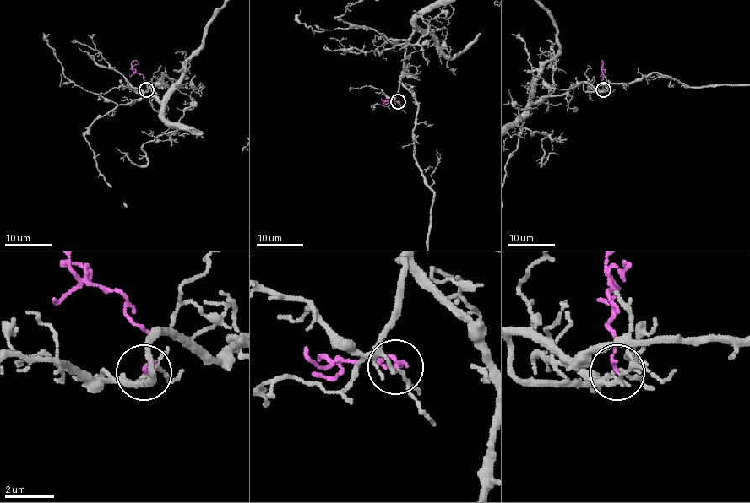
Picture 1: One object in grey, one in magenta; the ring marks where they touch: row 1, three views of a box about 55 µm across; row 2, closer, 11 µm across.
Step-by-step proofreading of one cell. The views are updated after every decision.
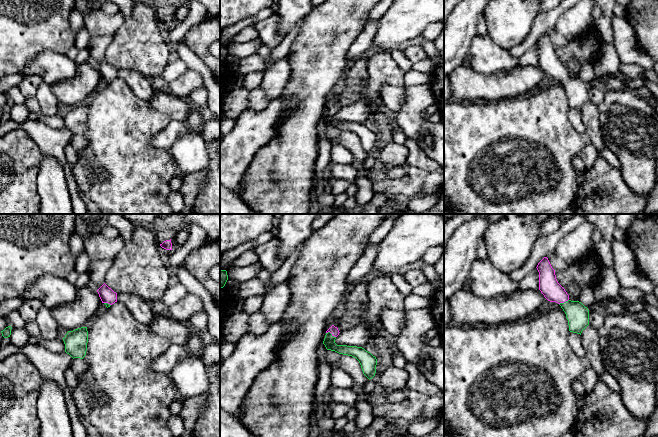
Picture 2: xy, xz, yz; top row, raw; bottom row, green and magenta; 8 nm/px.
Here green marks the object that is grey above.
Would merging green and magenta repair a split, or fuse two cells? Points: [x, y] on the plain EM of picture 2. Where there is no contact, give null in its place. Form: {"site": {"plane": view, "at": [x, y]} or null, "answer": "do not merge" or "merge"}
{"site": {"plane": "xz", "at": [331, 110]}, "answer": "merge"}

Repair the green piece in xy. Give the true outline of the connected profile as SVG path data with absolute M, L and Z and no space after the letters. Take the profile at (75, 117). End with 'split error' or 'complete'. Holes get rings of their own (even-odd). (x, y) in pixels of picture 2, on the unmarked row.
M81 103L73 107L68 107L63 114L65 128L73 135L83 135L87 127L88 107L87 103Z; complete

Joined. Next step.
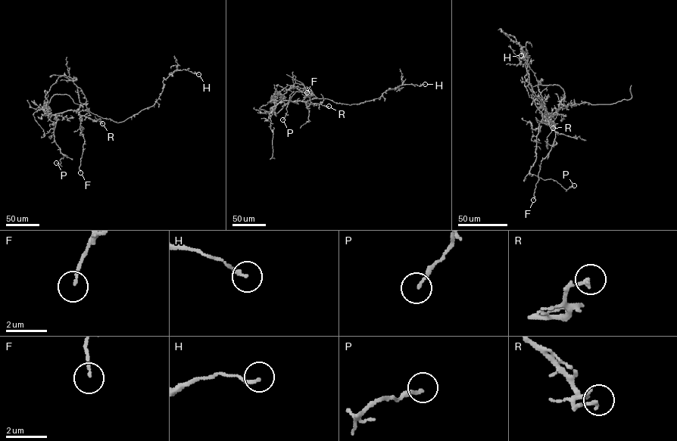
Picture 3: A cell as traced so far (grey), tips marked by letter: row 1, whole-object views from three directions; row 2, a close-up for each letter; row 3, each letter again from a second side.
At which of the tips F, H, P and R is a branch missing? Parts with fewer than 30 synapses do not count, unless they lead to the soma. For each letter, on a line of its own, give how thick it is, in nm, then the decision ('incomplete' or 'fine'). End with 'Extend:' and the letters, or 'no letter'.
F: 110 nm thick; fine
H: 150 nm thick; fine
P: 160 nm thick; fine
R: 170 nm thick; fine
Extend: no letter

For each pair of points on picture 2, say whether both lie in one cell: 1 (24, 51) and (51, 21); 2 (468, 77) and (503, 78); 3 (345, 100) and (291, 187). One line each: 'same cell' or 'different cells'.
1: same cell
2: same cell
3: different cells

